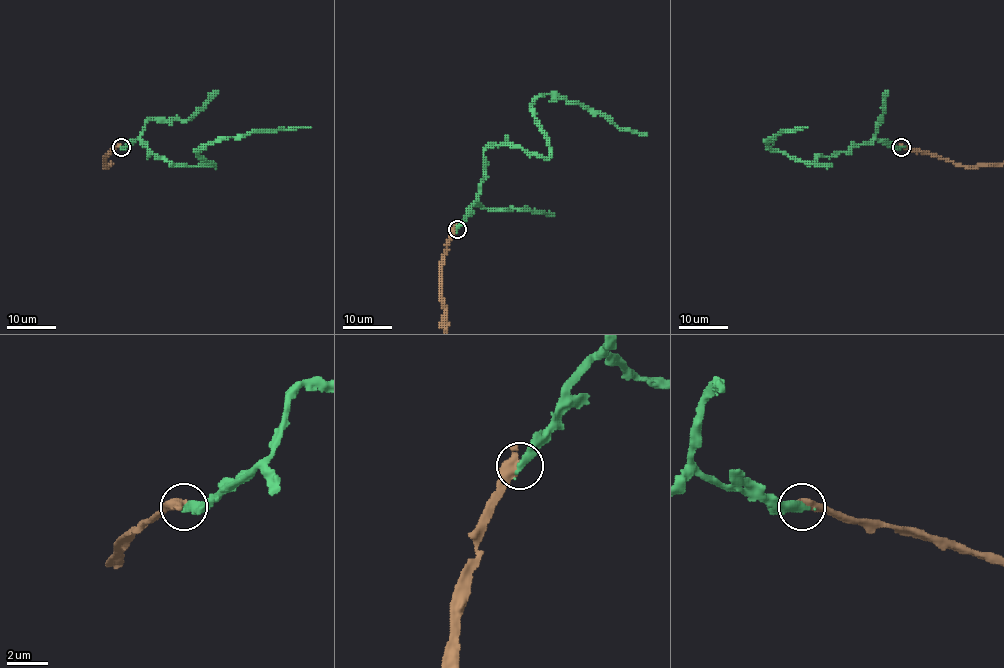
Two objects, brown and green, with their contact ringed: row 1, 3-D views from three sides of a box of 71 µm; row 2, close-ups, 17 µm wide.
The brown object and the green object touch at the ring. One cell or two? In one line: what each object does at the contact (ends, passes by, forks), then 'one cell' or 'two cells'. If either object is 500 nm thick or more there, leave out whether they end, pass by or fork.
two cells

